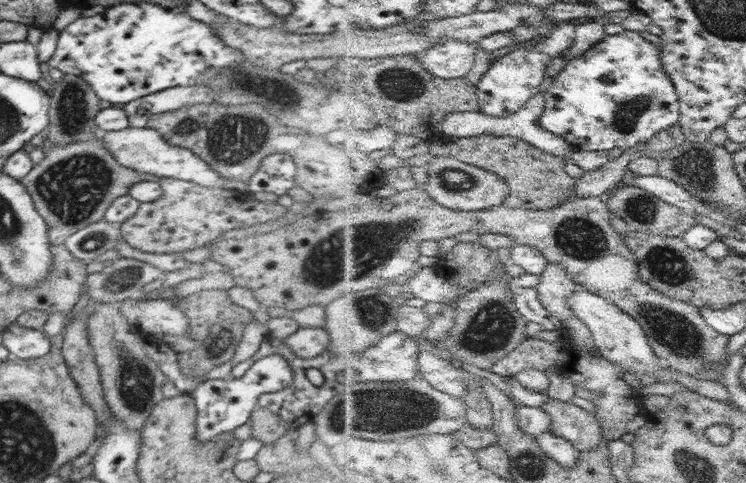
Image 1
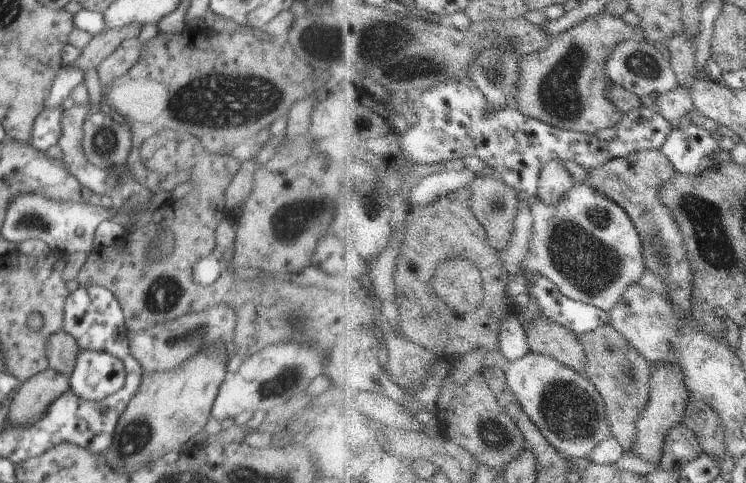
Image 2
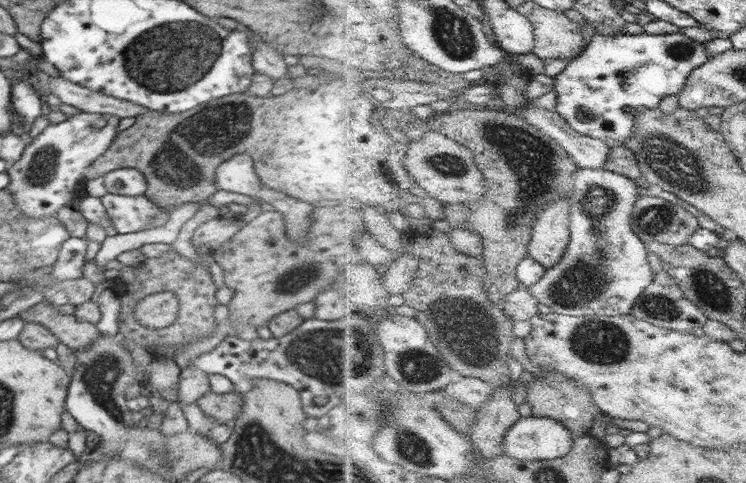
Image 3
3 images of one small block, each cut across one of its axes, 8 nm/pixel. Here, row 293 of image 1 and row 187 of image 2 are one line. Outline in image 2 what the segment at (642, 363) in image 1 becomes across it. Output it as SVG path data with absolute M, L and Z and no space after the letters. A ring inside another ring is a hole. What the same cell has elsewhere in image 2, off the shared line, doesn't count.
M578 183L569 196L558 205L548 205L541 198L531 206L534 236L526 256L526 274L540 272L548 275L570 298L600 307L609 313L622 300L626 290L642 280L646 272L642 235L629 211L614 198L606 196L590 184Z

